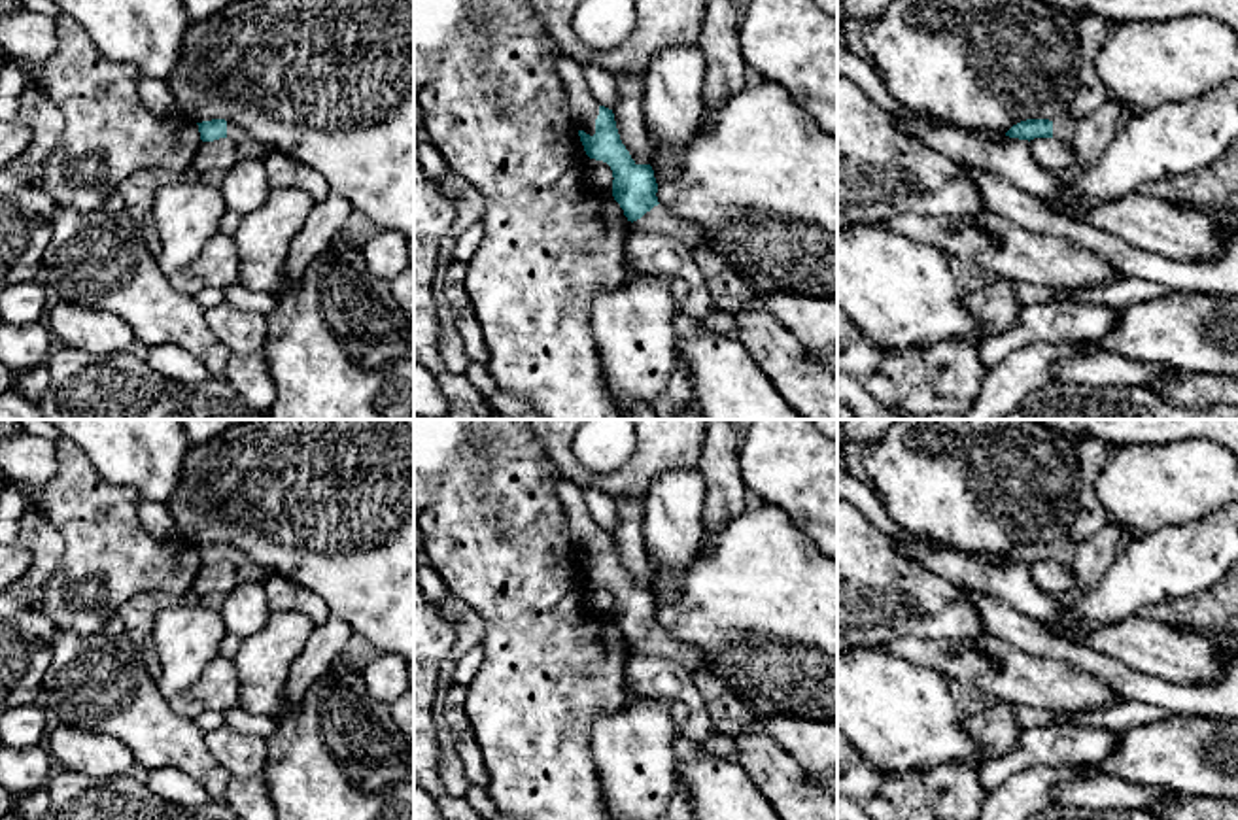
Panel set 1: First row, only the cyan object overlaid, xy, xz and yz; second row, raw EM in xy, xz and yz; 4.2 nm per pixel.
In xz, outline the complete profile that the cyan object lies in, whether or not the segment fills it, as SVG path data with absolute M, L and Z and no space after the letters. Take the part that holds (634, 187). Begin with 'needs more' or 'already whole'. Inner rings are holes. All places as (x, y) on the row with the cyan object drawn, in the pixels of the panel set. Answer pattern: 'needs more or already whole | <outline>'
needs more | M559 53L558 74L569 96L573 125L590 159L603 161L612 170L612 196L624 210L633 231L662 234L680 242L701 268L716 312L737 314L752 304L754 291L714 251L701 227L679 217L658 202L658 183L650 164L637 164L620 140L612 110L601 106L582 74L580 62Z

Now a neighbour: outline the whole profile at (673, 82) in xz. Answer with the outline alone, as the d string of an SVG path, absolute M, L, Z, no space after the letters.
M699 45L665 47L645 72L645 119L656 183L677 176L677 155L703 125L707 60Z

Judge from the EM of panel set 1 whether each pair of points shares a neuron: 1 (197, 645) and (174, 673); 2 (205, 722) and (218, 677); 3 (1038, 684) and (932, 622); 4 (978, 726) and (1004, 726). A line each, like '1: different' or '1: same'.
1: same
2: different
3: different
4: same

